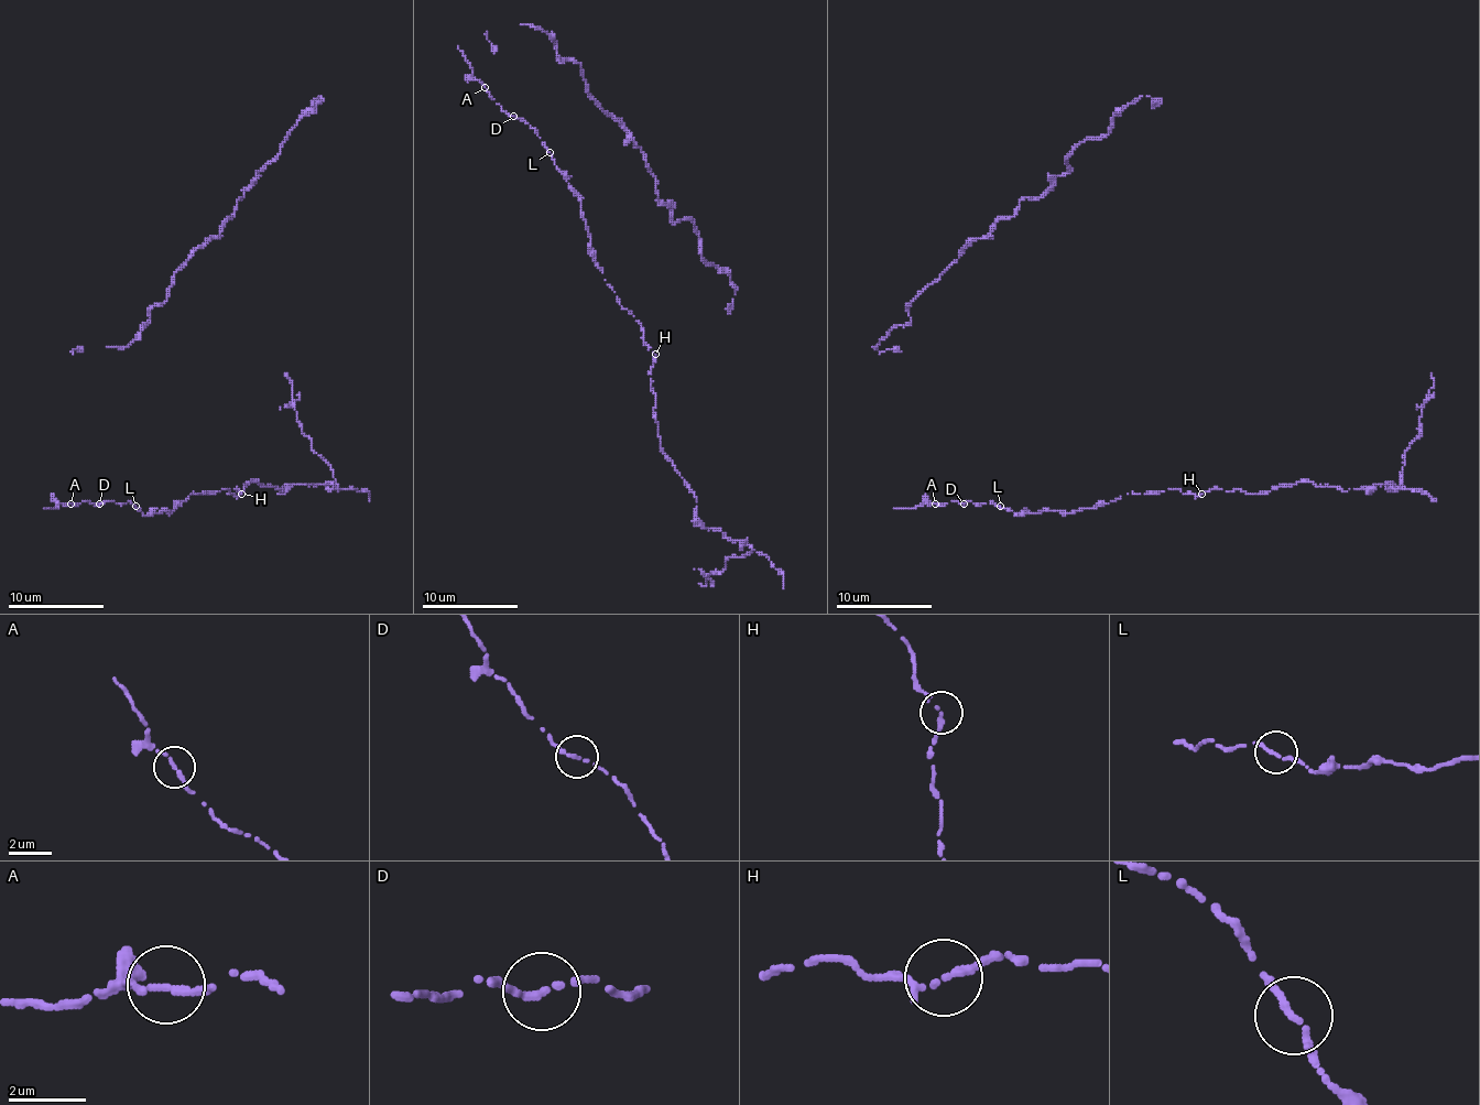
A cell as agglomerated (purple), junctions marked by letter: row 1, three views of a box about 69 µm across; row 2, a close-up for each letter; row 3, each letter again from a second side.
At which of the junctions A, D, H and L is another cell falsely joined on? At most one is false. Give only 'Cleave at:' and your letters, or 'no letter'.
Cleave at: no letter

